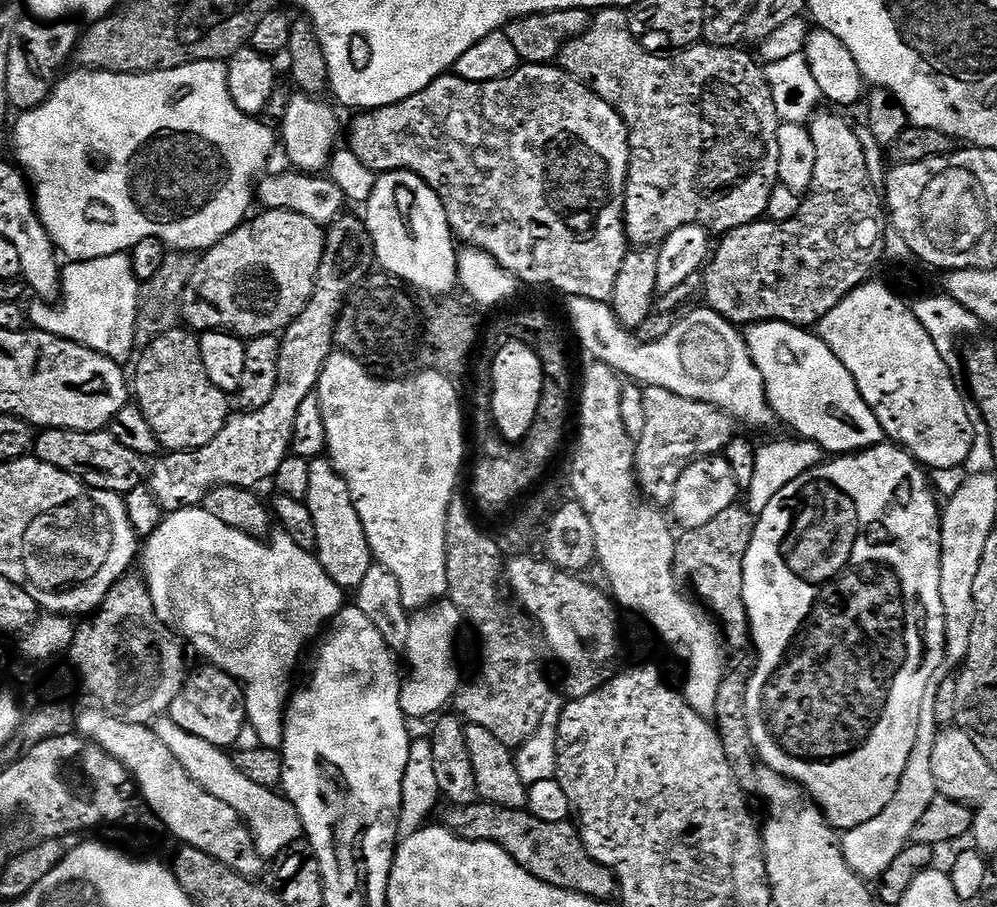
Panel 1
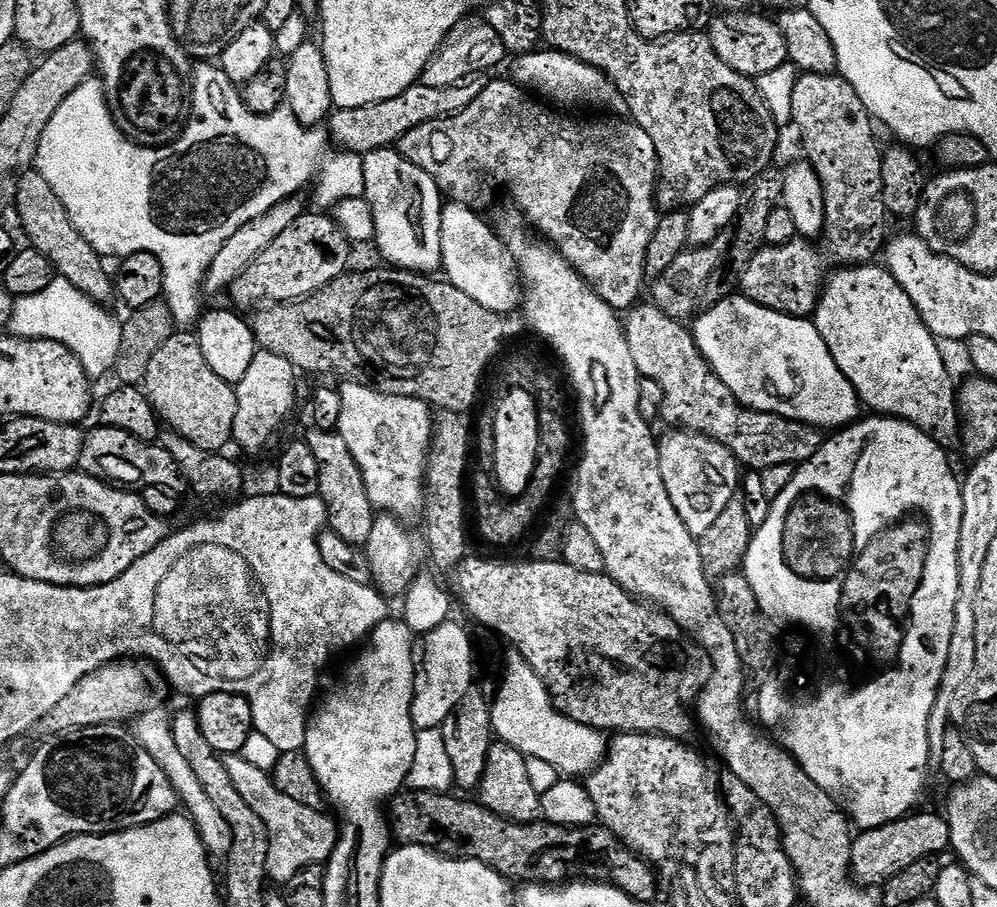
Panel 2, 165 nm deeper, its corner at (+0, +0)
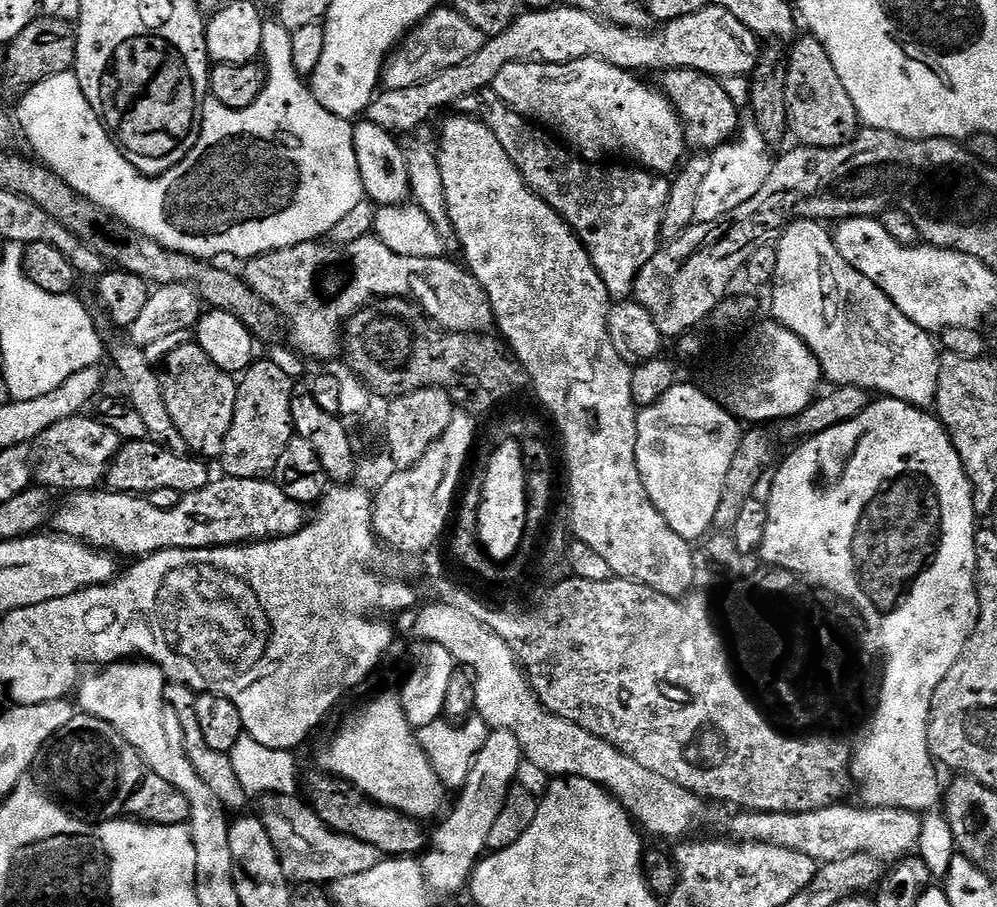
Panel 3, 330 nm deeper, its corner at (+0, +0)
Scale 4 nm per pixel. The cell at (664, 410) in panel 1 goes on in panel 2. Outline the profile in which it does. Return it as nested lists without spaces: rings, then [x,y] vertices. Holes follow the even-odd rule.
[[[637,303],[623,317],[622,323],[624,337],[630,346],[630,358],[634,358],[634,366],[643,379],[653,380],[658,382],[658,386],[662,386],[664,401],[660,411],[660,420],[663,423],[666,422],[672,424],[668,426],[675,426],[685,432],[697,432],[722,442],[722,446],[730,449],[736,455],[737,461],[748,470],[763,470],[783,464],[799,466],[810,458],[814,458],[814,454],[823,446],[826,439],[825,433],[815,428],[813,424],[803,424],[797,420],[782,418],[773,412],[759,412],[738,403],[730,394],[728,387],[708,367],[704,356],[696,346],[696,340],[692,337],[691,331],[681,321],[662,314],[662,310],[658,310],[655,304]]]

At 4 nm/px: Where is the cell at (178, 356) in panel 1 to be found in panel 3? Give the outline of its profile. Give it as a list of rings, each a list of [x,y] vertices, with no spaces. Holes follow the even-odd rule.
[[[193,342],[178,346],[164,360],[162,387],[166,410],[174,418],[174,426],[178,426],[178,434],[188,444],[188,452],[201,458],[218,458],[224,449],[230,422],[234,422],[237,381]]]

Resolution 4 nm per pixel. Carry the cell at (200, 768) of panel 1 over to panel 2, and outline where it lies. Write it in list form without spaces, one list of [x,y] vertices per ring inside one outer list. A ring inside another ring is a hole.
[[[239,754],[225,755],[222,766],[230,774],[230,779],[234,781],[234,786],[238,789],[238,794],[242,794],[242,798],[246,798],[250,810],[254,810],[254,814],[258,814],[258,818],[262,820],[268,831],[266,876],[269,881],[277,880],[277,885],[283,886],[288,883],[290,878],[294,878],[294,874],[298,874],[306,866],[327,865],[338,839],[338,824],[331,815],[329,815],[330,817],[323,816],[325,814],[323,811],[302,806],[302,802],[294,802],[294,798],[286,798],[286,794],[282,794],[282,790],[278,790],[278,786],[274,786],[269,773],[258,770],[258,766],[250,766],[250,762],[246,762],[244,757]]]

